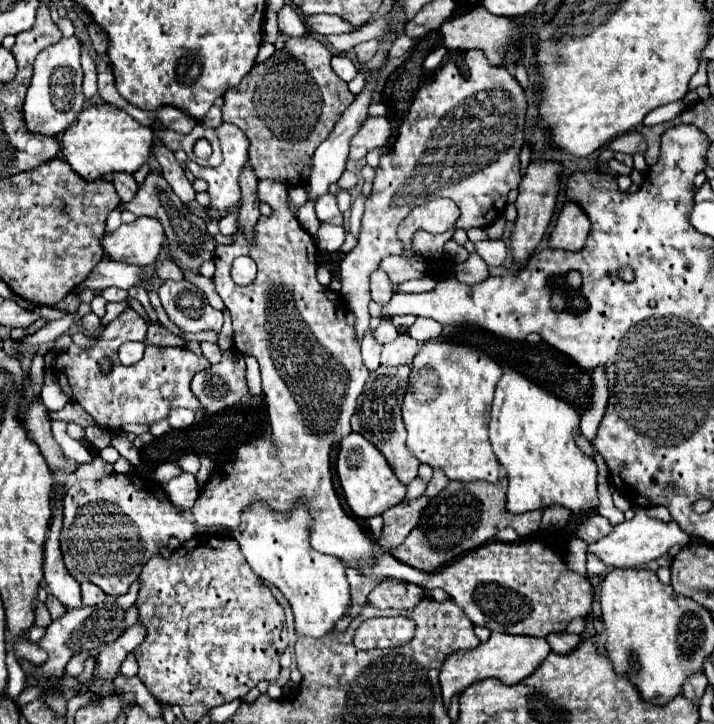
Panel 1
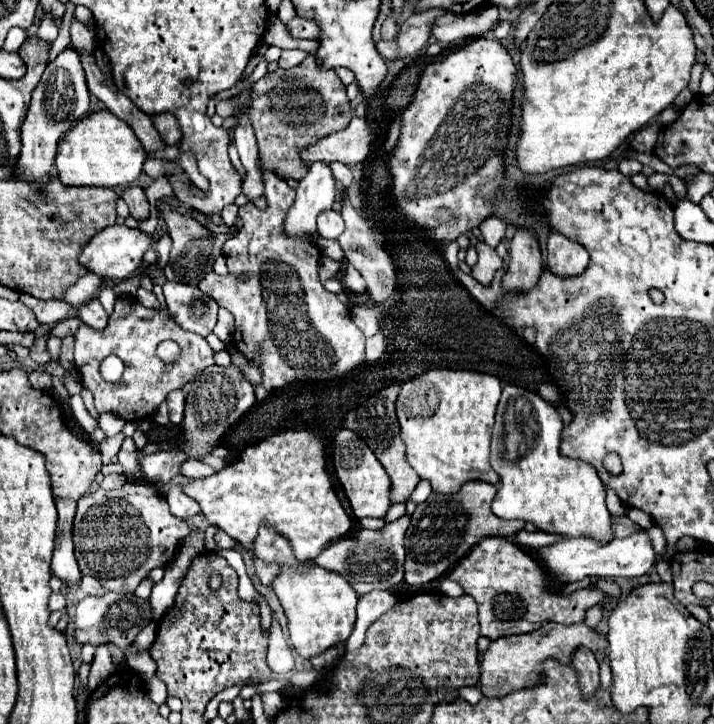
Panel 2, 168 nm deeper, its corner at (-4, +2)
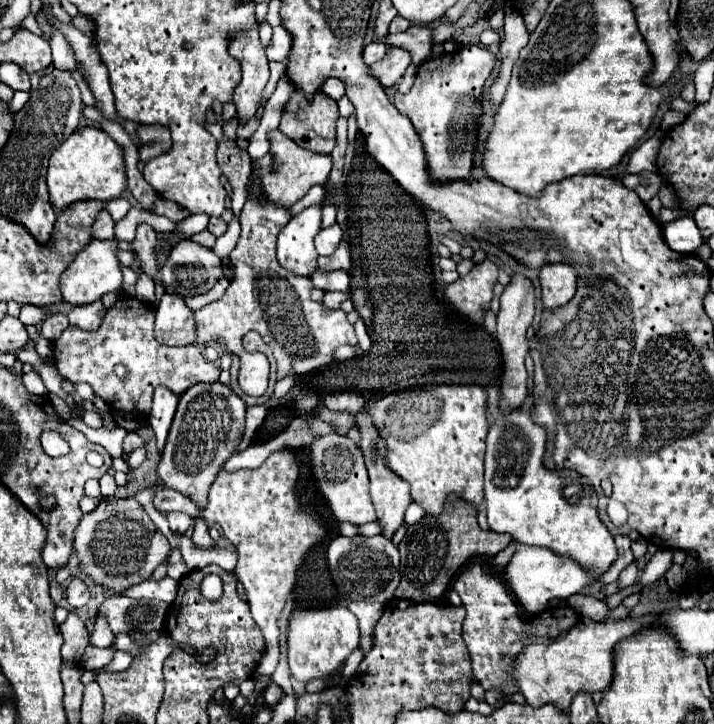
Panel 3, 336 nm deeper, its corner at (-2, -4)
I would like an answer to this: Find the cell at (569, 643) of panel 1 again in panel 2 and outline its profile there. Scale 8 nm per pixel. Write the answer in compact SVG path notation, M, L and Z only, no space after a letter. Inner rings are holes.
M578 649L574 653L572 663L574 663L574 669L578 673L578 687L582 689L582 697L590 699L600 685L598 683L598 663L596 663L592 651Z

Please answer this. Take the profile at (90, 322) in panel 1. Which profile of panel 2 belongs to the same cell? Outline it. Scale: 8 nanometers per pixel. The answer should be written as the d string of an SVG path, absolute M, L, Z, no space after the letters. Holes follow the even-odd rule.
M92 299L92 301L88 301L86 305L82 305L82 307L76 311L76 317L78 317L84 325L88 325L88 327L92 327L92 329L104 329L106 323L108 323L108 313L104 311L104 307L100 305L98 299Z

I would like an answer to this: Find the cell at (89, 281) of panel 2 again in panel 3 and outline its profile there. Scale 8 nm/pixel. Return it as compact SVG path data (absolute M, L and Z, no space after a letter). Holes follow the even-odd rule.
M24 305L20 311L20 319L24 325L38 325L40 321L44 321L48 315L56 313L58 309L54 305L50 307L36 307L36 305Z

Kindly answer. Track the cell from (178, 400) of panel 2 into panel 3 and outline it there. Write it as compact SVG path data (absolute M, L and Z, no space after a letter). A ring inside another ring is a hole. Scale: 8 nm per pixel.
M158 387L154 391L154 405L152 405L148 423L150 423L150 427L156 433L160 451L162 451L164 443L166 443L166 435L168 435L168 429L172 425L176 405L178 405L178 397L172 391L168 391L166 387Z

